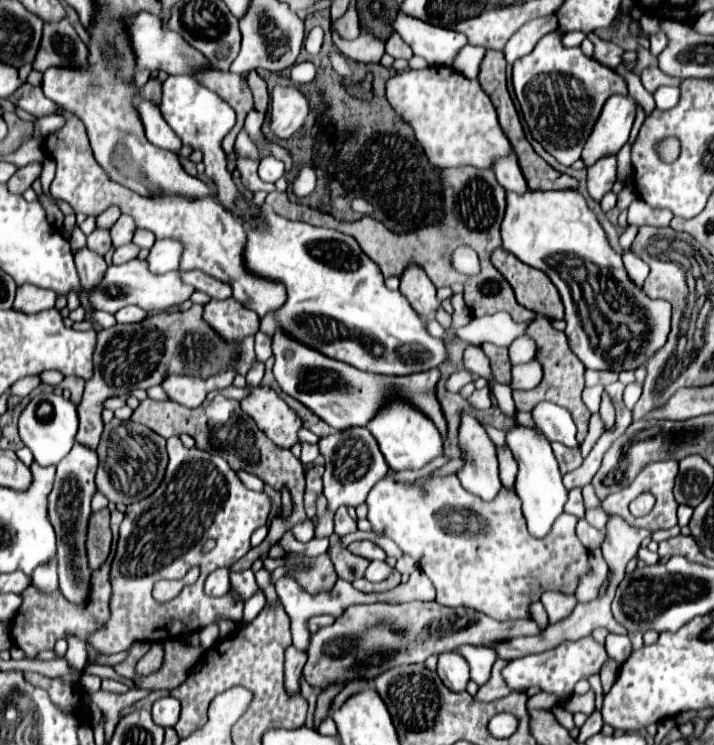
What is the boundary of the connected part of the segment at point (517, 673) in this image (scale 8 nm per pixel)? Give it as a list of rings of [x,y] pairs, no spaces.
[[[593,637],[573,641],[573,643],[561,643],[555,649],[549,649],[545,653],[533,653],[519,657],[511,661],[505,669],[505,679],[513,689],[527,689],[527,687],[541,687],[547,693],[559,695],[561,701],[569,699],[573,693],[573,687],[579,679],[589,679],[591,673],[599,673],[601,665],[607,661],[607,651],[603,645],[595,643]]]

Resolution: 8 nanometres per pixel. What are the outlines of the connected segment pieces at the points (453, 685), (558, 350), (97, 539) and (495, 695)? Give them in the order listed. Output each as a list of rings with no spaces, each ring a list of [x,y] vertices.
[[[441,653],[437,675],[451,691],[465,691],[469,681],[469,665],[459,653]]]
[[[537,315],[535,321],[531,323],[531,327],[527,329],[527,335],[535,339],[537,347],[539,347],[539,361],[543,365],[543,379],[541,383],[531,389],[531,391],[513,391],[513,401],[515,401],[515,407],[519,411],[531,411],[539,401],[551,401],[559,407],[565,407],[575,425],[577,425],[577,441],[581,443],[587,435],[587,427],[589,427],[589,409],[585,407],[583,399],[581,399],[581,391],[583,391],[583,373],[585,373],[585,367],[579,363],[579,359],[573,355],[573,351],[569,349],[567,345],[567,337],[563,331],[557,331],[551,327],[549,319],[543,317],[543,315]]]
[[[109,509],[91,513],[89,531],[87,531],[87,555],[89,567],[99,569],[107,559],[111,549],[111,531],[109,531]]]
[[[501,661],[501,665],[497,669],[493,667],[491,679],[485,685],[481,685],[475,695],[477,701],[493,701],[493,699],[501,699],[505,695],[515,693],[515,691],[509,691],[509,685],[505,683],[505,679],[501,679],[501,671],[505,669],[505,663],[509,663],[509,661]]]

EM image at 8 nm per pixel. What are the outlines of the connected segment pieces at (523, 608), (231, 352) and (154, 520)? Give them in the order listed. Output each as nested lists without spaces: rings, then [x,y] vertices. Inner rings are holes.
[[[393,469],[371,489],[367,497],[369,515],[367,519],[373,525],[373,531],[383,531],[391,537],[397,547],[411,555],[431,583],[437,589],[435,601],[447,607],[469,607],[481,611],[497,621],[511,619],[529,619],[531,603],[539,601],[545,591],[559,591],[571,595],[573,589],[565,589],[565,573],[571,565],[585,561],[585,573],[591,571],[587,557],[589,551],[575,535],[577,517],[563,513],[557,523],[553,523],[553,531],[545,535],[545,539],[535,539],[527,531],[525,517],[521,513],[521,501],[515,491],[501,489],[497,499],[483,501],[477,495],[465,491],[455,475],[449,477],[431,477],[421,487],[413,483],[401,483],[393,479]]]
[[[193,305],[189,311],[163,311],[147,317],[141,323],[133,325],[115,325],[111,329],[101,329],[97,333],[97,347],[93,353],[93,379],[85,383],[85,393],[77,405],[79,431],[75,441],[97,449],[99,437],[103,433],[103,403],[109,397],[129,395],[131,391],[149,389],[163,383],[171,373],[175,375],[193,375],[207,379],[227,369],[235,369],[239,375],[245,375],[255,359],[253,337],[245,337],[241,343],[223,341],[203,319],[203,307]]]
[[[179,437],[167,439],[167,453],[169,465],[161,487],[153,495],[131,503],[121,523],[117,553],[111,561],[111,617],[87,639],[99,653],[121,653],[135,641],[177,639],[211,625],[221,615],[231,621],[243,619],[243,601],[231,601],[229,595],[219,599],[207,597],[203,583],[211,571],[231,567],[251,549],[249,537],[257,527],[267,523],[271,497],[243,487],[223,457],[197,447],[187,449]],[[205,539],[217,541],[217,547],[209,553],[201,553]],[[195,565],[201,571],[199,579],[183,587],[175,599],[157,603],[151,597],[155,581],[183,579]]]

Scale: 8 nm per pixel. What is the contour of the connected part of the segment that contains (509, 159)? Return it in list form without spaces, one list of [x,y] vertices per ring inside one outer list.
[[[507,155],[505,159],[497,159],[497,163],[493,163],[493,173],[497,175],[497,181],[507,191],[521,193],[521,191],[527,189],[525,177],[523,177],[523,173],[519,169],[519,163],[517,163],[515,155]]]

